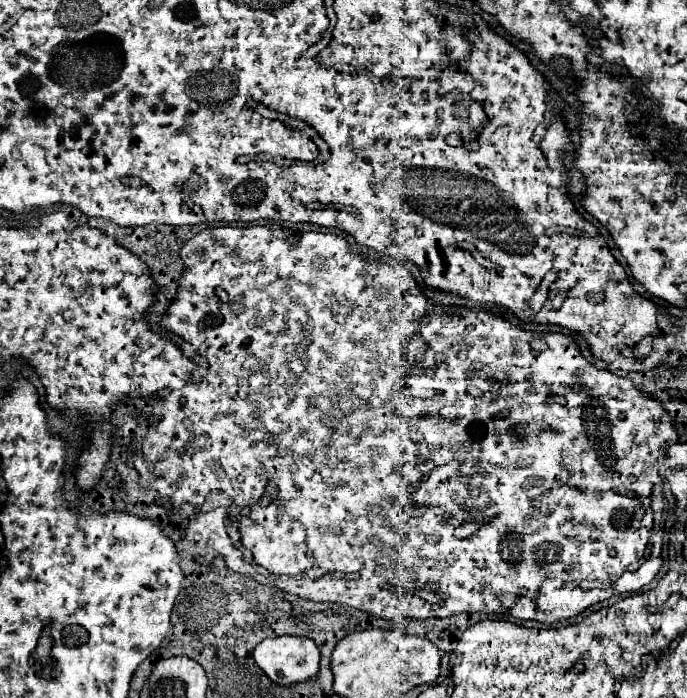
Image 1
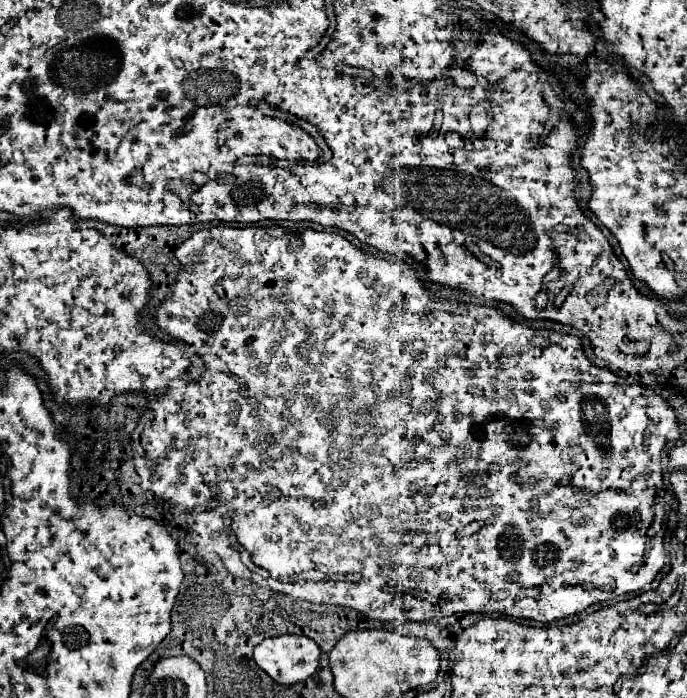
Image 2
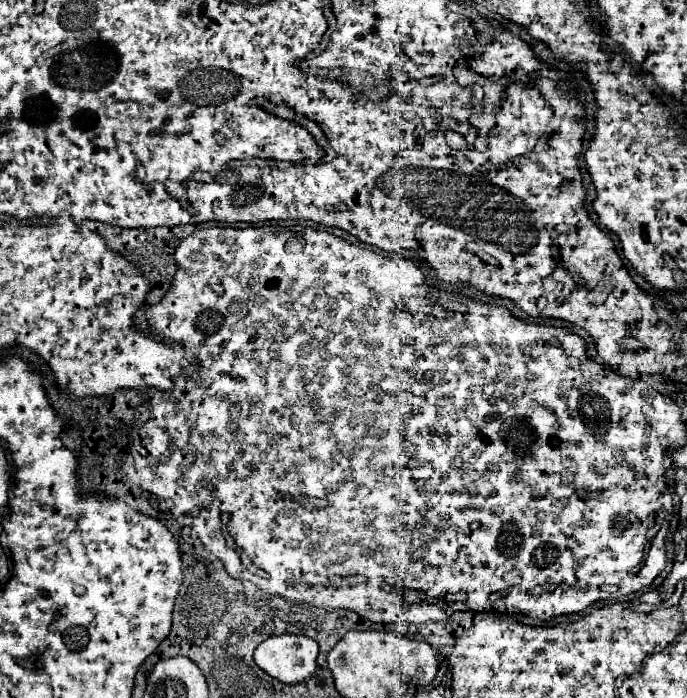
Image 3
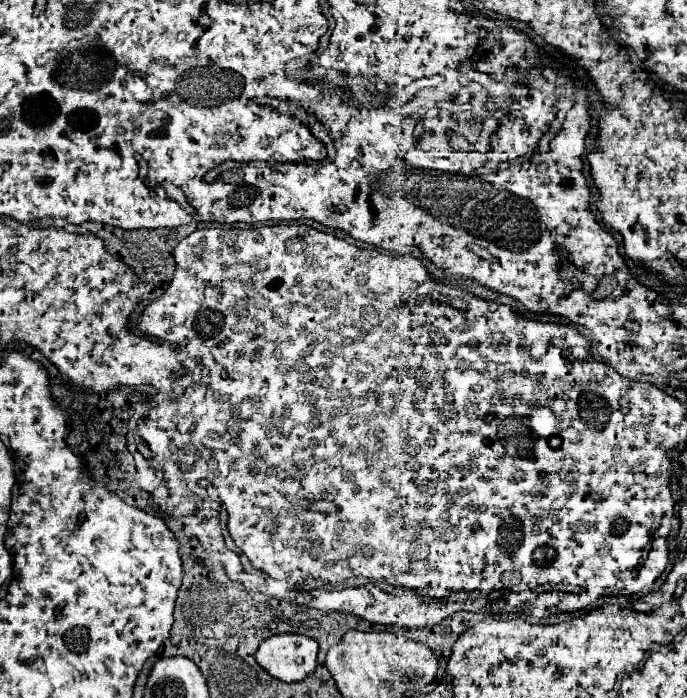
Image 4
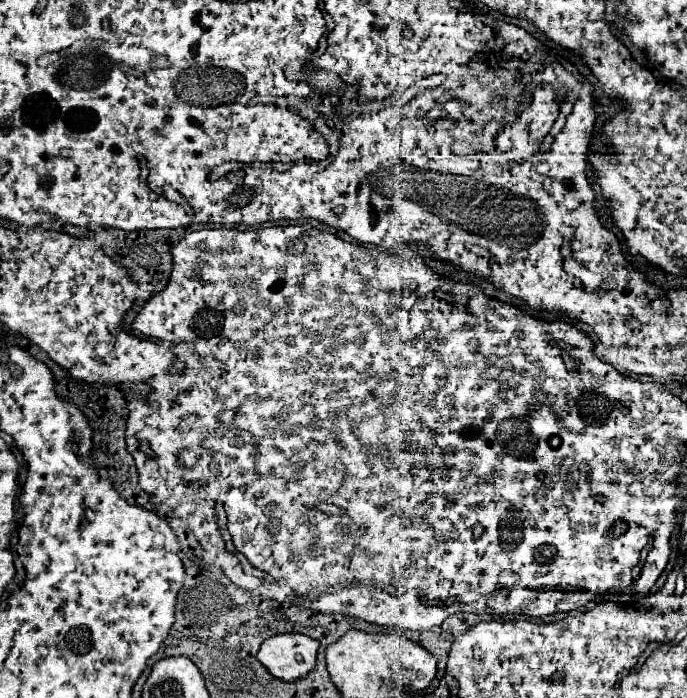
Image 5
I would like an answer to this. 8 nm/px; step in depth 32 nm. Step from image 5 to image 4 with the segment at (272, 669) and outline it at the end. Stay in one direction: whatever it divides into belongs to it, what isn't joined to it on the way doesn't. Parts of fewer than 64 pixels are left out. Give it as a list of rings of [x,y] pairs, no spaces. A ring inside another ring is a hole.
[[[300,634],[266,638],[256,650],[256,662],[282,682],[300,682],[316,668],[318,642]]]

